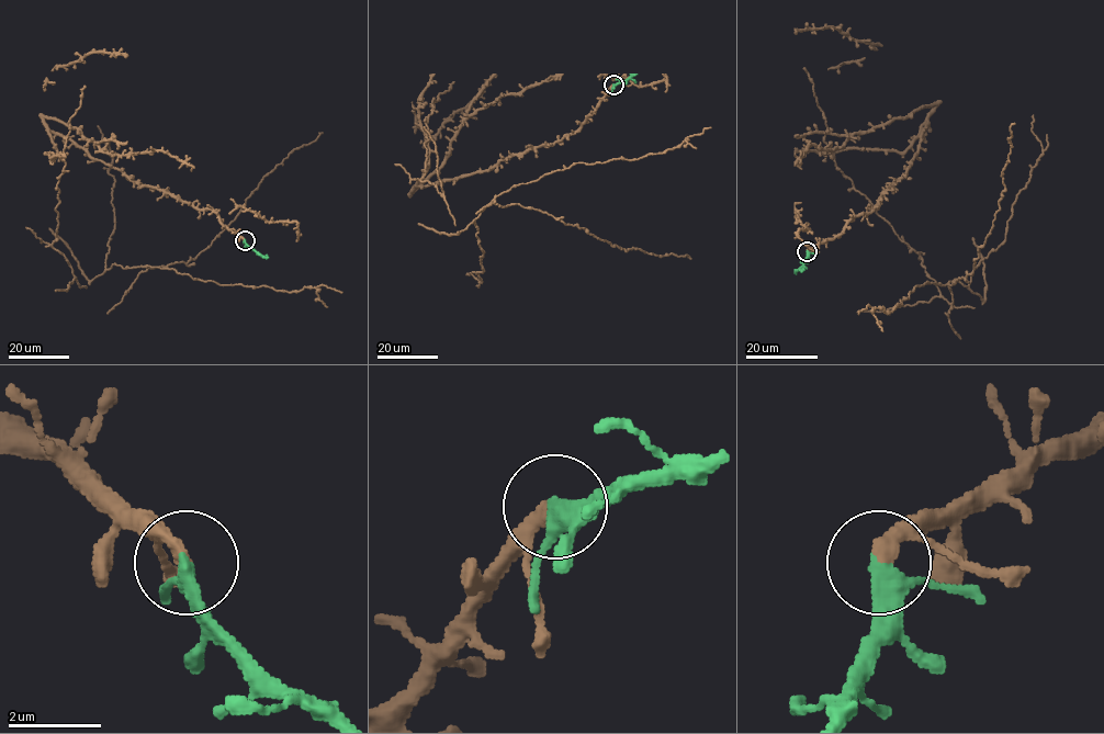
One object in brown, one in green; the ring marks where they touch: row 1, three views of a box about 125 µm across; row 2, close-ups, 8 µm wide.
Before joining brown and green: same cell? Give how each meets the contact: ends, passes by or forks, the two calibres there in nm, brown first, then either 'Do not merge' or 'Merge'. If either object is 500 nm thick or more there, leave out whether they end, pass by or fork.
At the ring brown ends. At the ring green passes by. Thickness 320 nm (brown) against 320 nm. Merge

